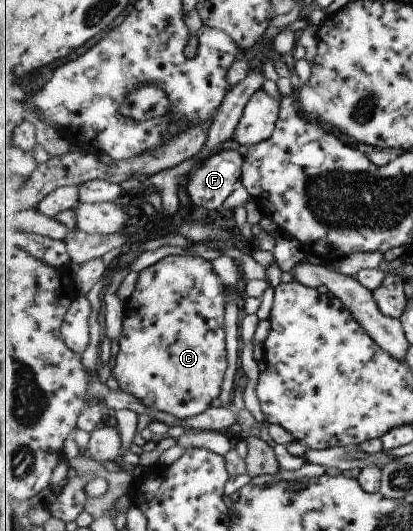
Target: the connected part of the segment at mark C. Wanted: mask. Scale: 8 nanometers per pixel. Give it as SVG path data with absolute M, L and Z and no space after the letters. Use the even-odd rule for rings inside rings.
M169 255L159 260L157 264L153 264L149 268L142 270L139 275L139 282L135 292L131 295L125 308L125 320L123 322L123 334L118 338L119 351L115 357L115 370L111 371L112 376L117 380L119 390L125 391L127 394L133 394L138 400L141 400L145 406L157 410L157 412L165 412L171 414L175 418L187 420L203 414L208 411L213 404L213 400L221 394L222 386L227 374L228 358L226 349L226 296L225 284L221 280L221 276L213 270L213 264L210 260L205 260L200 256L194 255Z

